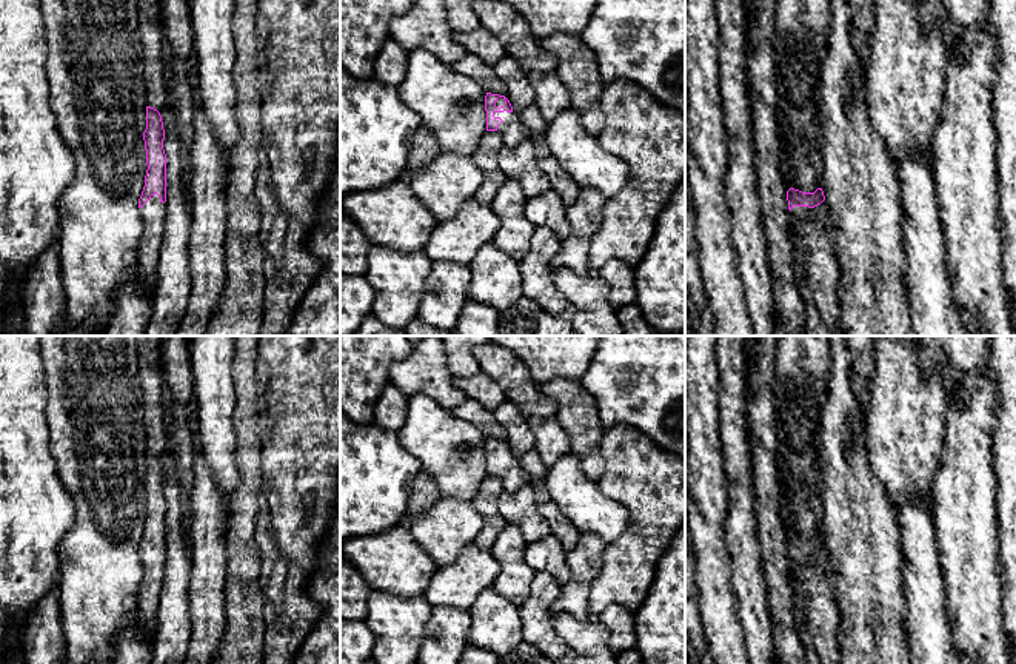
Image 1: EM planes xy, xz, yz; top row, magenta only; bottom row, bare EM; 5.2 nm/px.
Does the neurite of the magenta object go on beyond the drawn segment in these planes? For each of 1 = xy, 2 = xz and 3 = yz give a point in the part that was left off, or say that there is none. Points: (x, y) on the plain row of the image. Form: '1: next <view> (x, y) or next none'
1: next xy (148, 347)
2: next xz (513, 476)
3: next yz (796, 558)

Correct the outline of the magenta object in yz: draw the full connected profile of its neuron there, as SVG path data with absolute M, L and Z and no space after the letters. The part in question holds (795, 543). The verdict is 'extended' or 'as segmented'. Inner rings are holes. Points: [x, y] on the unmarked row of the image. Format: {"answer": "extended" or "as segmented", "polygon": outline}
{"answer": "extended", "polygon": "M790 533L787 536L787 545L793 575L797 565L804 562L813 562L816 559L814 553L825 545L825 541L822 533L817 533L814 538L802 538Z"}

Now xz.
{"answer": "extended", "polygon": "M486 438L485 456L486 476L497 476L503 490L516 491L531 482L530 475L520 467L519 459L513 456L505 441Z"}

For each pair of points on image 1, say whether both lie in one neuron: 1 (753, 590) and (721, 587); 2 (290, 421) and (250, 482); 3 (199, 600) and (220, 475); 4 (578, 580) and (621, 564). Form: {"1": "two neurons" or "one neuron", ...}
{"1": "two neurons", "2": "two neurons", "3": "two neurons", "4": "two neurons"}

